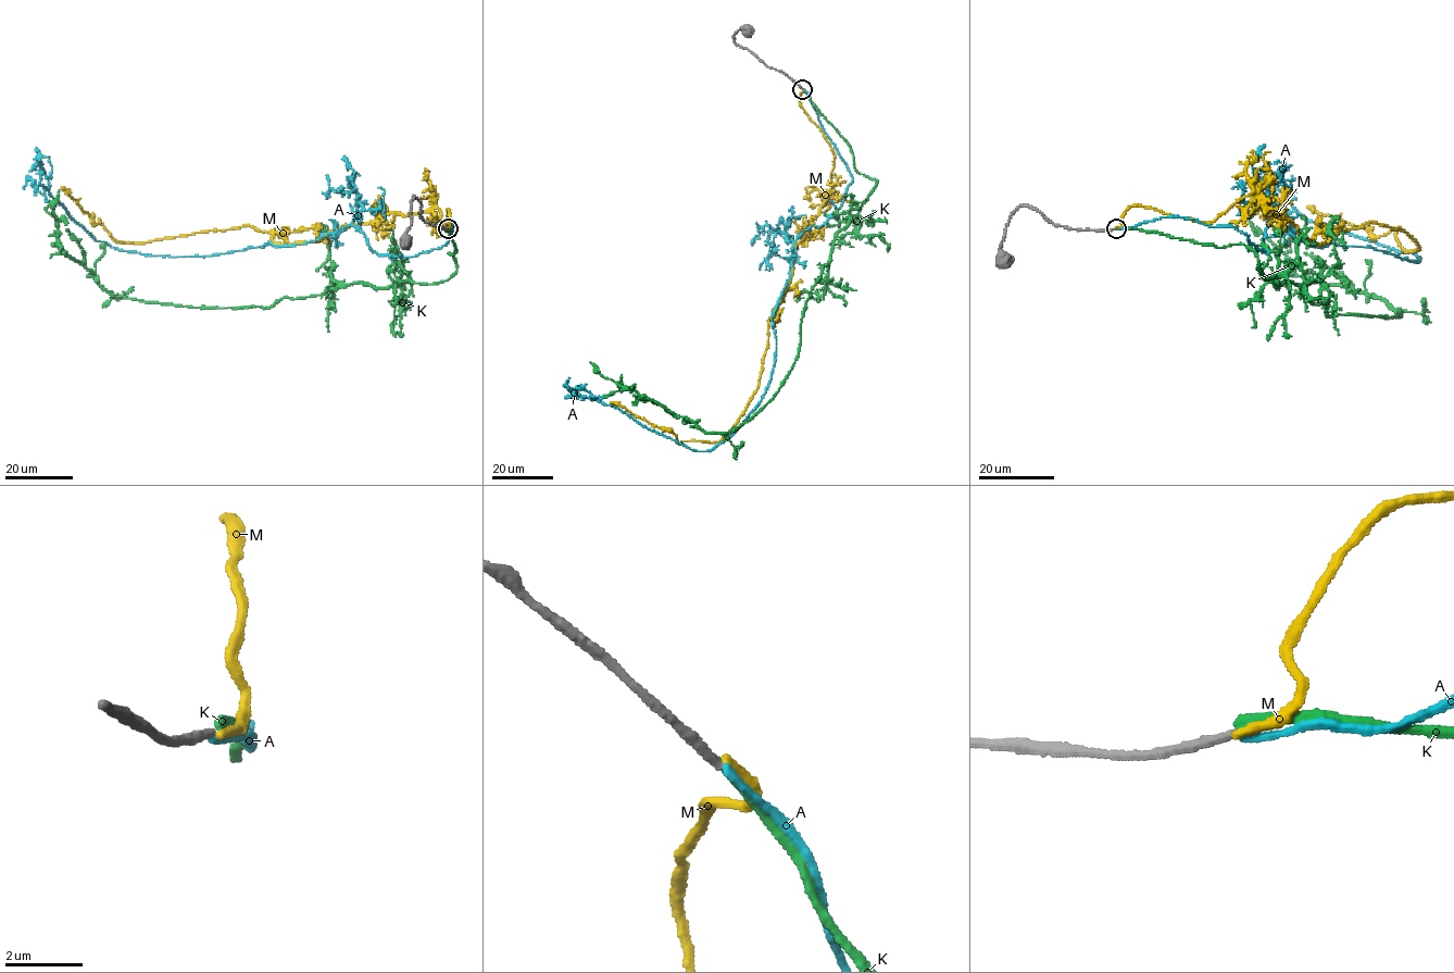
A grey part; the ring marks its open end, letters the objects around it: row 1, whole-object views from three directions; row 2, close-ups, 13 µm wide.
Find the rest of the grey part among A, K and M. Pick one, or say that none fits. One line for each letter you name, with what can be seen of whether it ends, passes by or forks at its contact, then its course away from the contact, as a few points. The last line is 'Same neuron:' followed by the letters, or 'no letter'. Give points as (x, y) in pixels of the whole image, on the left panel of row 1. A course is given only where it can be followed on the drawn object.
Same neuron: no letter

